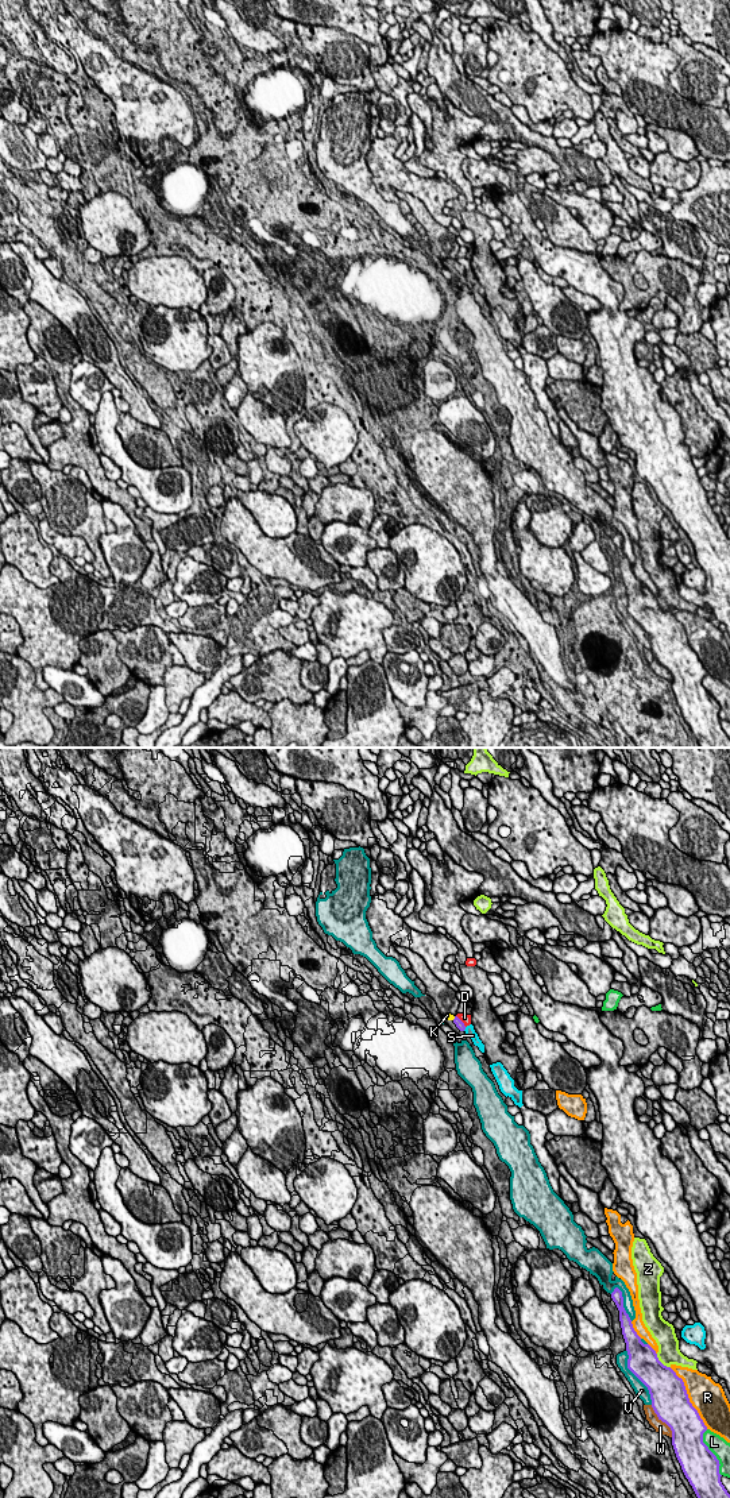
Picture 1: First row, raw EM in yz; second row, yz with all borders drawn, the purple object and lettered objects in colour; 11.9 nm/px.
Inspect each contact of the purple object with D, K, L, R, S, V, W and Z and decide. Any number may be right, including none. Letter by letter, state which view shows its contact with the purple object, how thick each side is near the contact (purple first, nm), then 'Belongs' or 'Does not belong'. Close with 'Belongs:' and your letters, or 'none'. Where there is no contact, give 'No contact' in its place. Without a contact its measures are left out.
D: Touches purple in yz. Thickness 90 nm (purple) against 120 nm. Does not belong
K: Touches purple in yz. Thickness 90 nm (purple) against 70 nm. Belongs
L: Touches purple in yz. Thickness 420 nm (purple) against 220 nm. Does not belong
R: Touches purple in yz. Thickness 440 nm (purple) against 400 nm. Does not belong
S: Touches purple in yz. Thickness 90 nm (purple) against 120 nm. Does not belong
V: Touches purple in yz. Thickness 360 nm (purple) against 160 nm. Does not belong
W: Touches purple in yz. Thickness 440 nm (purple) against 140 nm. Does not belong
Z: Touches purple in yz. Thickness 380 nm (purple) against 260 nm. Does not belong
Belongs: K

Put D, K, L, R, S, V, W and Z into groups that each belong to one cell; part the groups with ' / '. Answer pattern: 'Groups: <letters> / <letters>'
Groups: D / K / L / R / S / V / W / Z

